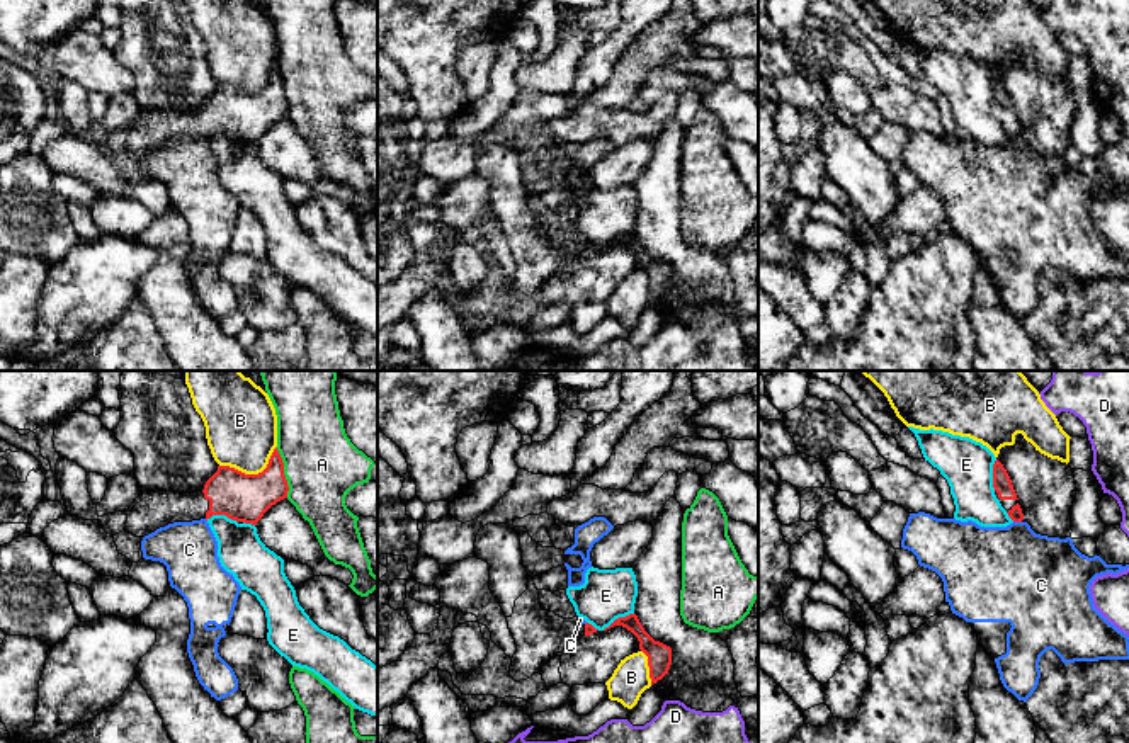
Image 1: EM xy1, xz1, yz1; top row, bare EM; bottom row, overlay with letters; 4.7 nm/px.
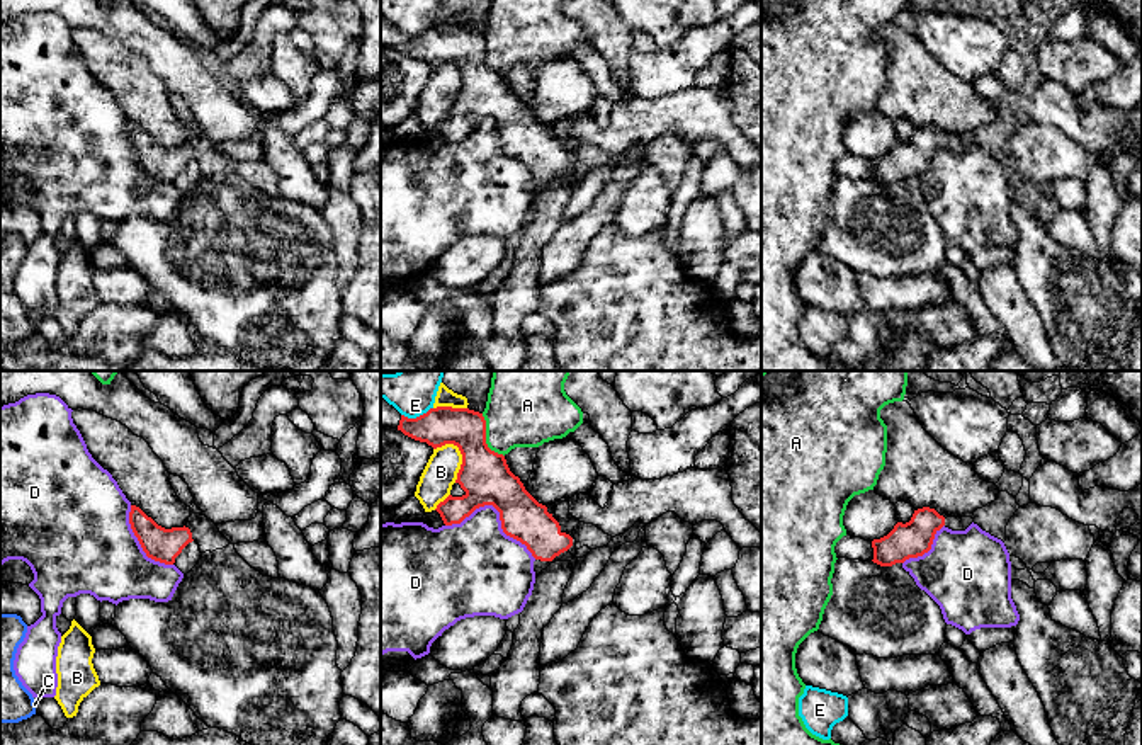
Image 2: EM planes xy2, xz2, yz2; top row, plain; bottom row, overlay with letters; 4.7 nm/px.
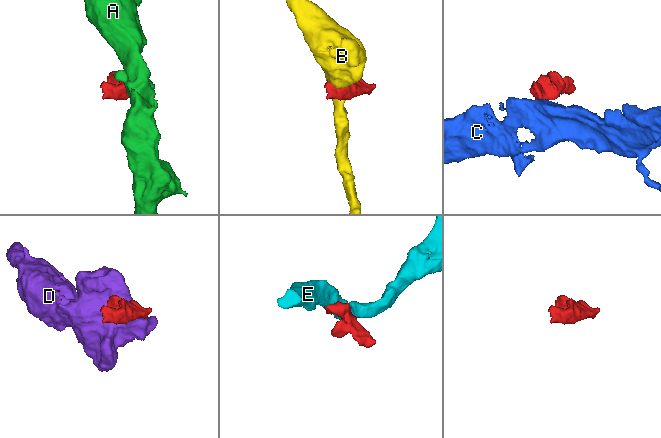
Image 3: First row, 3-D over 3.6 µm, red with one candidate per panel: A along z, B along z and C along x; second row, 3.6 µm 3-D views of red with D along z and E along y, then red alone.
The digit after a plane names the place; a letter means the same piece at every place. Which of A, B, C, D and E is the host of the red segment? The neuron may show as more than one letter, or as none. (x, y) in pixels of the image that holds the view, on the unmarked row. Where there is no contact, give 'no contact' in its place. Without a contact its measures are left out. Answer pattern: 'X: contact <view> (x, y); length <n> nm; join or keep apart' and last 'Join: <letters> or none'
A: contact xy1 (283, 92); length 240 nm; keep apart
B: contact xy1 (252, 94); length 280 nm; keep apart
C: contact yz1 (1017, 140); length 40 nm; keep apart
D: contact xz2 (498, 130); length 460 nm; keep apart
E: contact yz1 (993, 94); length 150 nm; keep apart
Join: none

